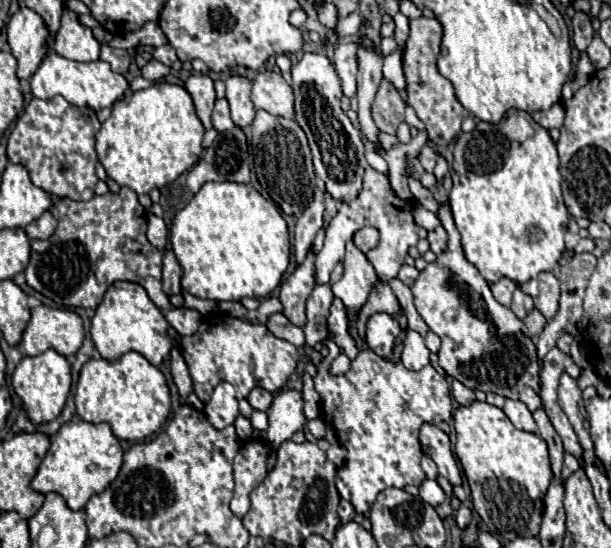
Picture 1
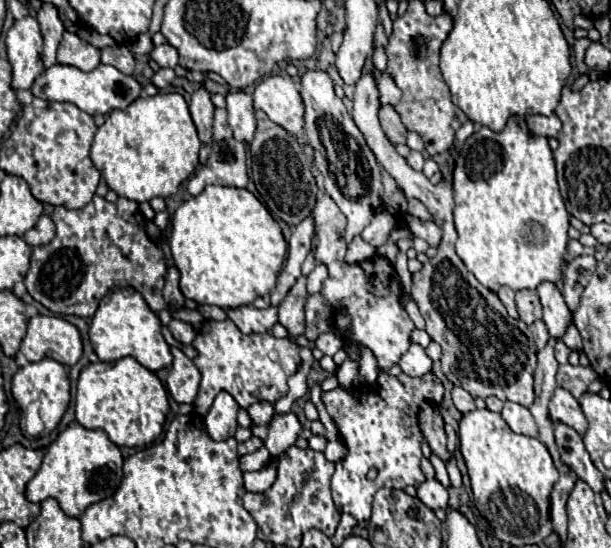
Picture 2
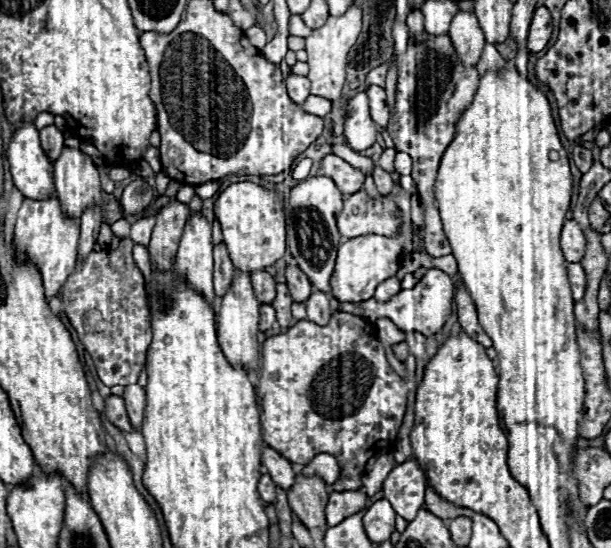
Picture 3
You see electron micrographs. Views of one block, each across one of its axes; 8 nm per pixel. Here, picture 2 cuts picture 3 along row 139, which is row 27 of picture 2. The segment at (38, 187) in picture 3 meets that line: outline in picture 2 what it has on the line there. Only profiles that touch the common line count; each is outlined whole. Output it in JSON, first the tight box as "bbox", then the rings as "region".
{"bbox":[6,16,42,90],"region":[[[24,16],[14,22],[6,34],[8,62],[12,64],[12,88],[30,90],[42,66],[42,34],[34,16]]]}

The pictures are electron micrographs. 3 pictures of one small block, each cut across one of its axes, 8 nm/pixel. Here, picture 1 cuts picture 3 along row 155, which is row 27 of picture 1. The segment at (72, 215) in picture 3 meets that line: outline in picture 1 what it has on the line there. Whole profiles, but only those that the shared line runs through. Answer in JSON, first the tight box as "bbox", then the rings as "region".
{"bbox":[54,10,100,62],"region":[[[64,10],[62,26],[54,38],[54,50],[68,60],[92,62],[100,56],[100,42],[92,36],[90,28],[76,20],[76,12]]]}

